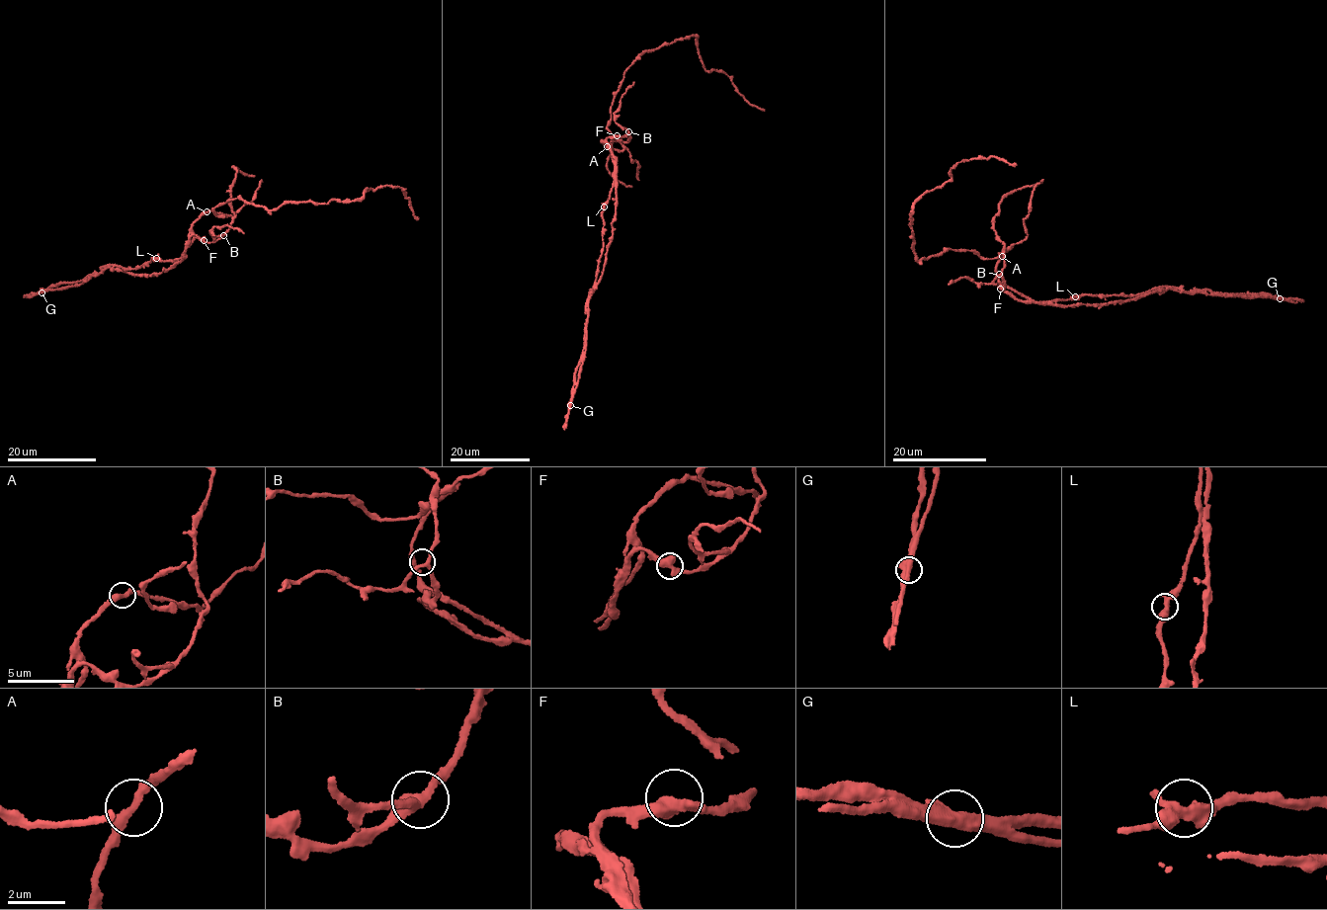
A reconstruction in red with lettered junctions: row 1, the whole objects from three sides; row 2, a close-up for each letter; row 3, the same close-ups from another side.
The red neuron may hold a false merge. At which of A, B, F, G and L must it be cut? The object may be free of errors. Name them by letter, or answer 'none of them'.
G

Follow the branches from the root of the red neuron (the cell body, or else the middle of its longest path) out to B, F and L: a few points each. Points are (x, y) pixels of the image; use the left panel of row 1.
B: (207, 212), (192, 224), (192, 233), (209, 242), (223, 235)
F: (207, 212), (192, 224), (192, 233), (204, 240)
L: (207, 212), (192, 224), (194, 237), (181, 257), (172, 262), (156, 258)

